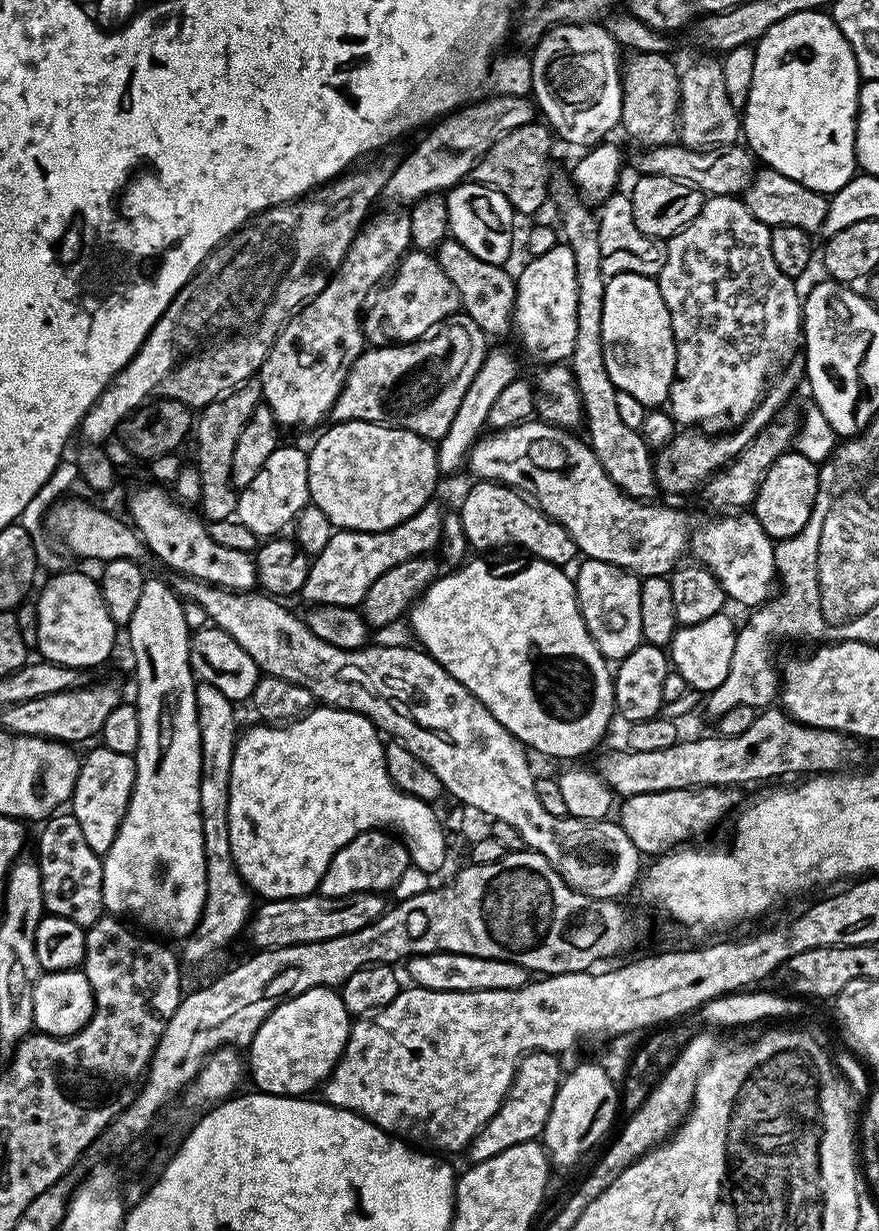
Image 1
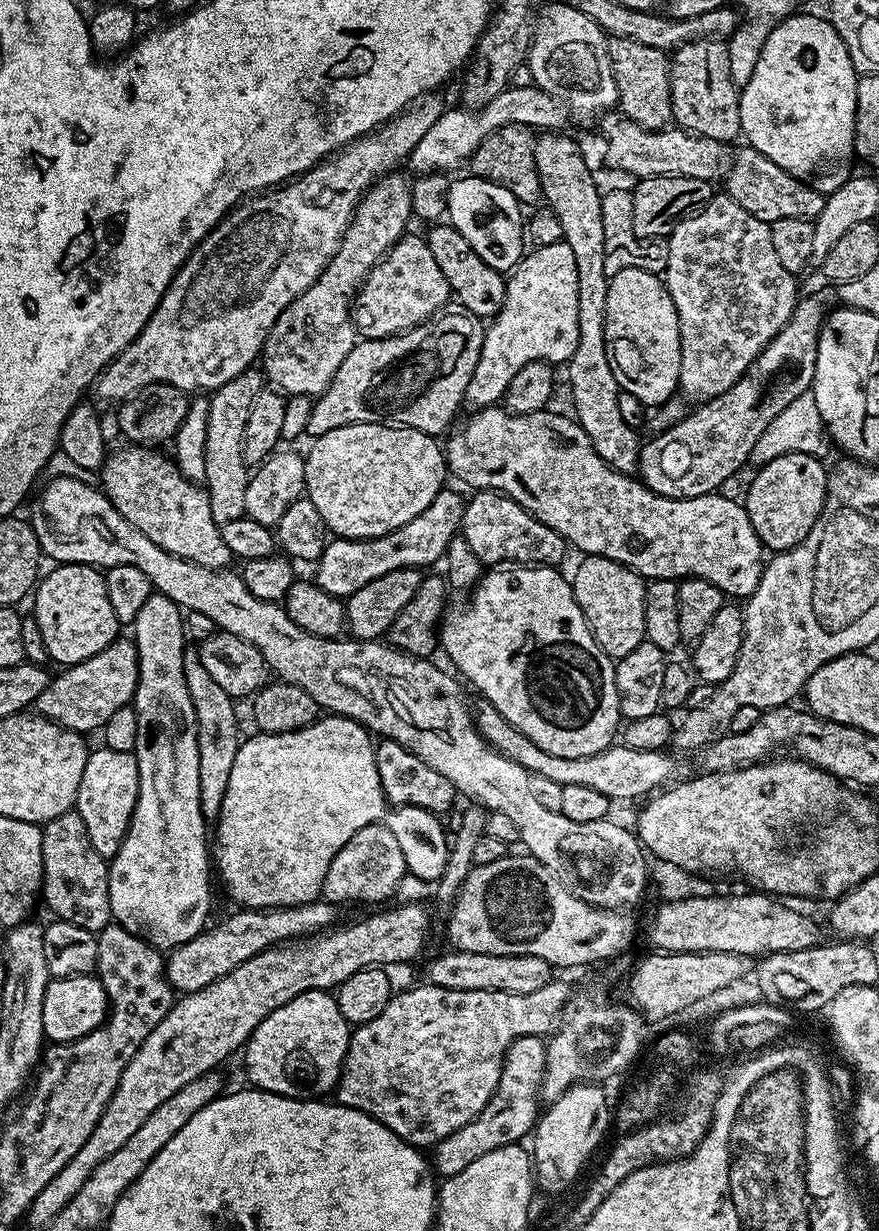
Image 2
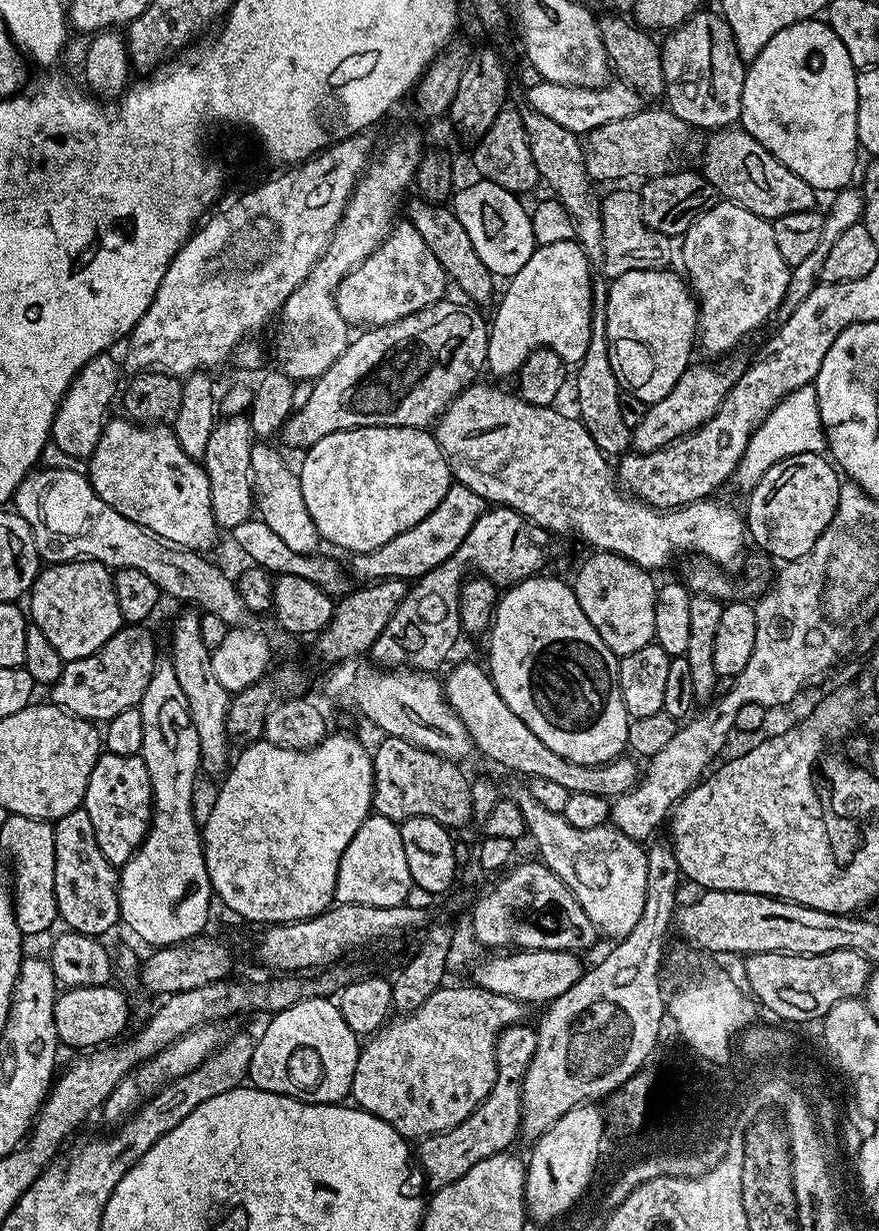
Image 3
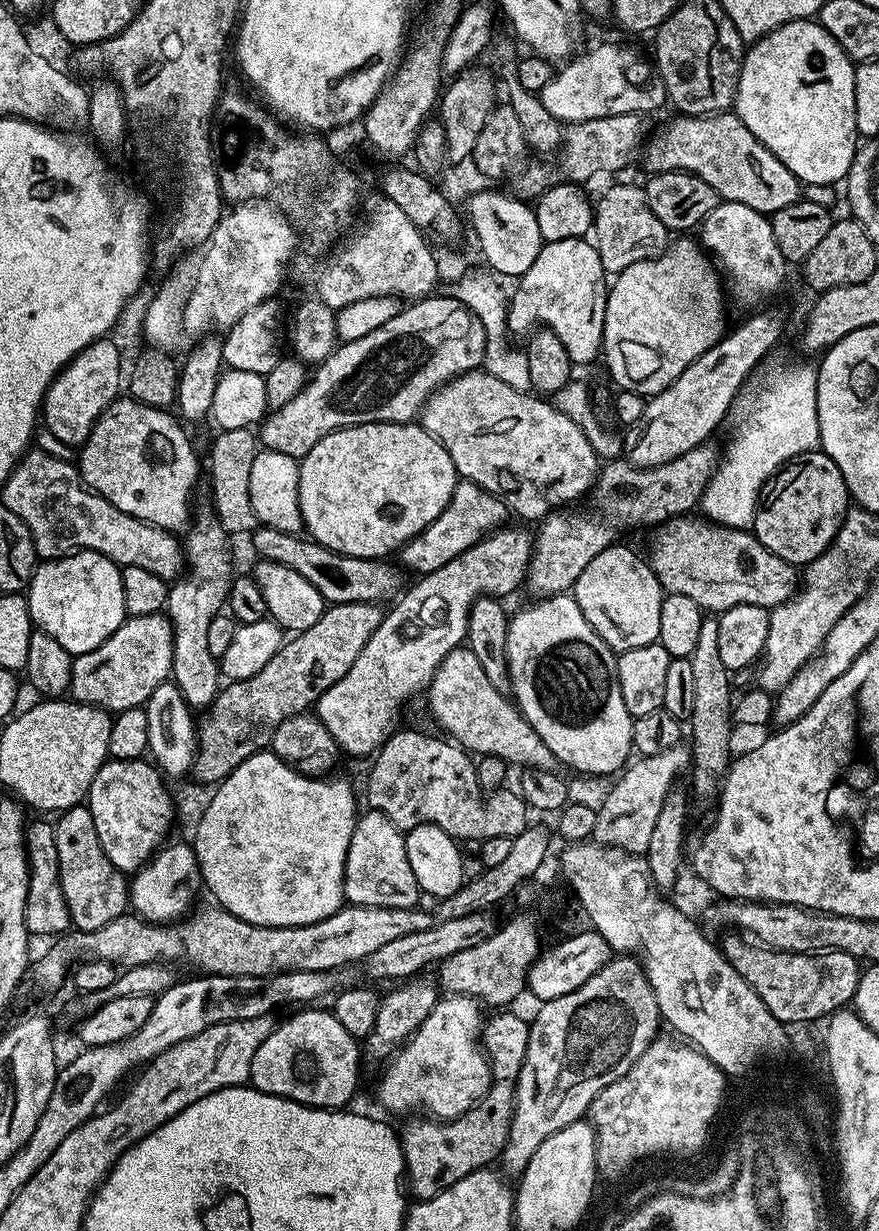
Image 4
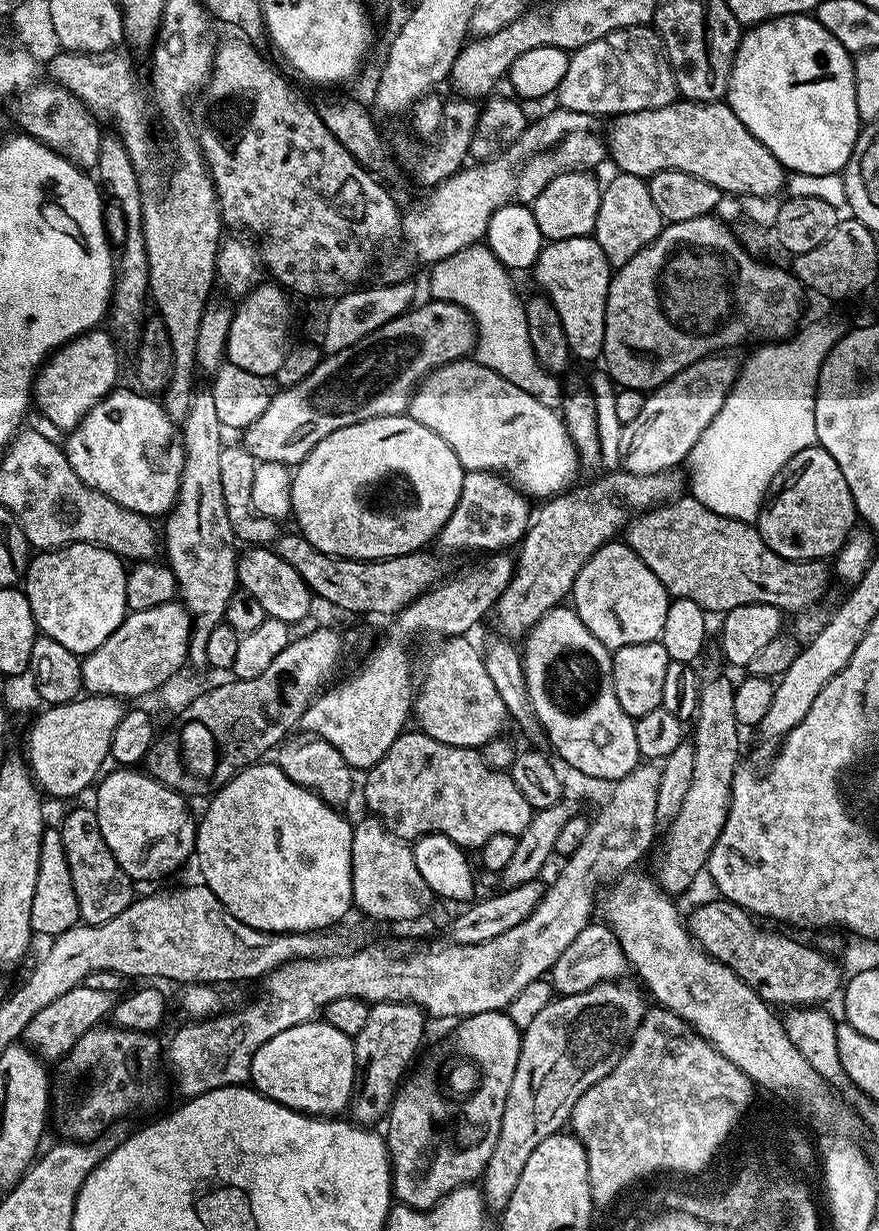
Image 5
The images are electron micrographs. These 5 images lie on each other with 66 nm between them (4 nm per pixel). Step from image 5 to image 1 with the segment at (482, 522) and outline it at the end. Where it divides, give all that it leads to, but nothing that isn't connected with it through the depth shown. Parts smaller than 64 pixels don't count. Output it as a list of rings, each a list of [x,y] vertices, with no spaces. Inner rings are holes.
[[[429,502],[406,522],[398,522],[390,530],[377,532],[333,531],[322,551],[311,557],[306,582],[298,593],[308,606],[328,605],[356,608],[363,605],[366,594],[386,570],[398,566],[415,556],[427,556],[439,545],[443,532],[445,509]]]

